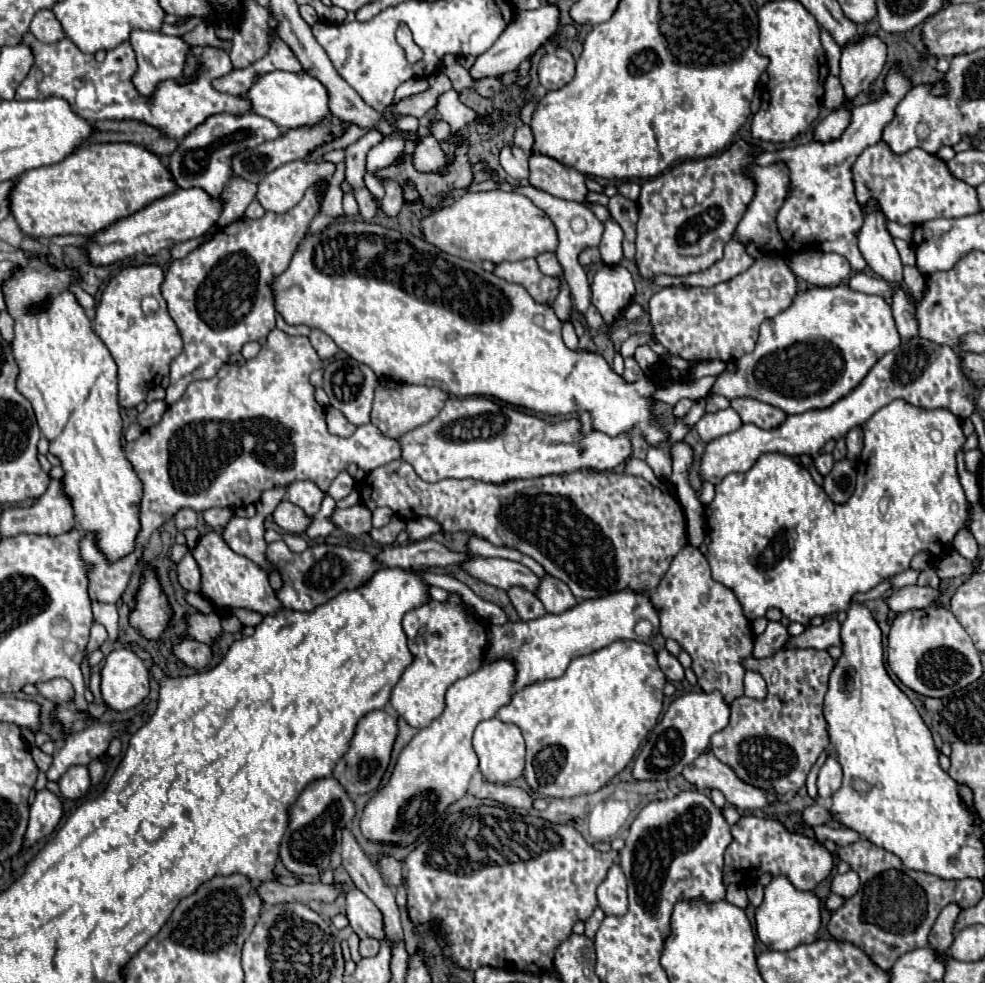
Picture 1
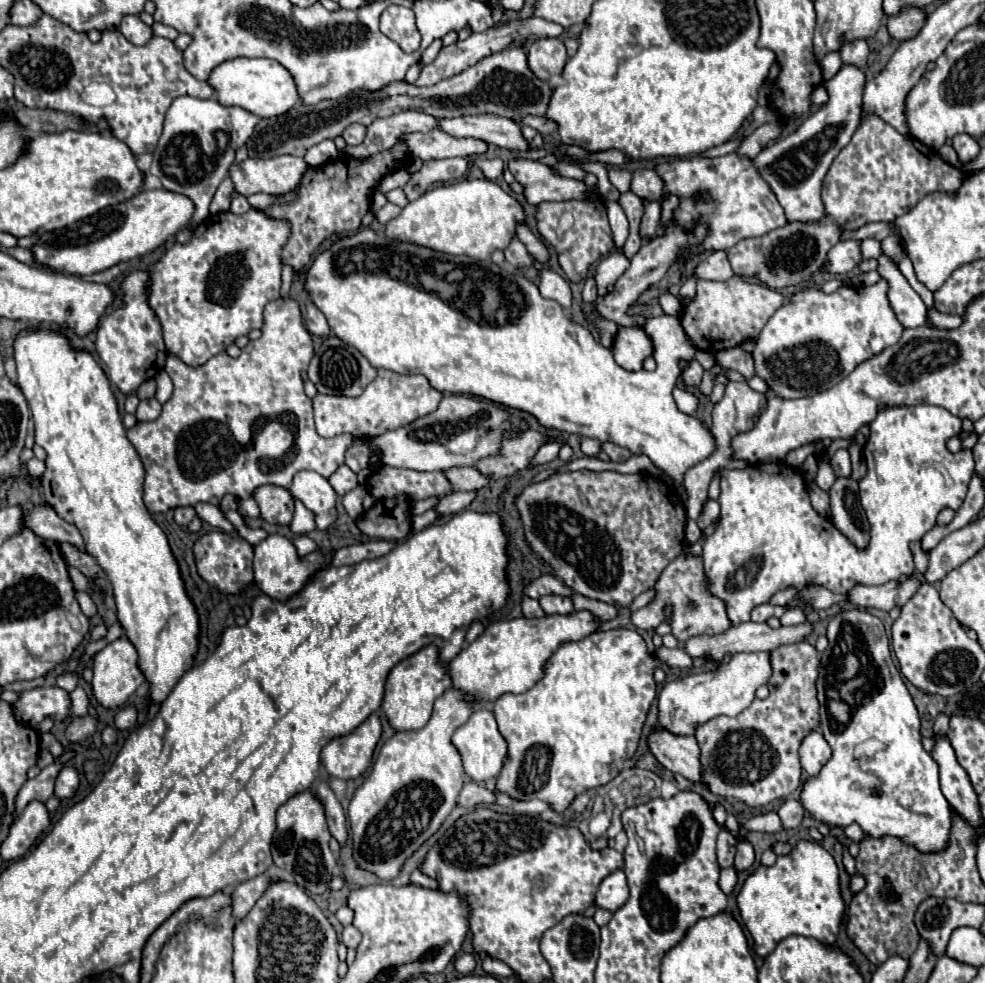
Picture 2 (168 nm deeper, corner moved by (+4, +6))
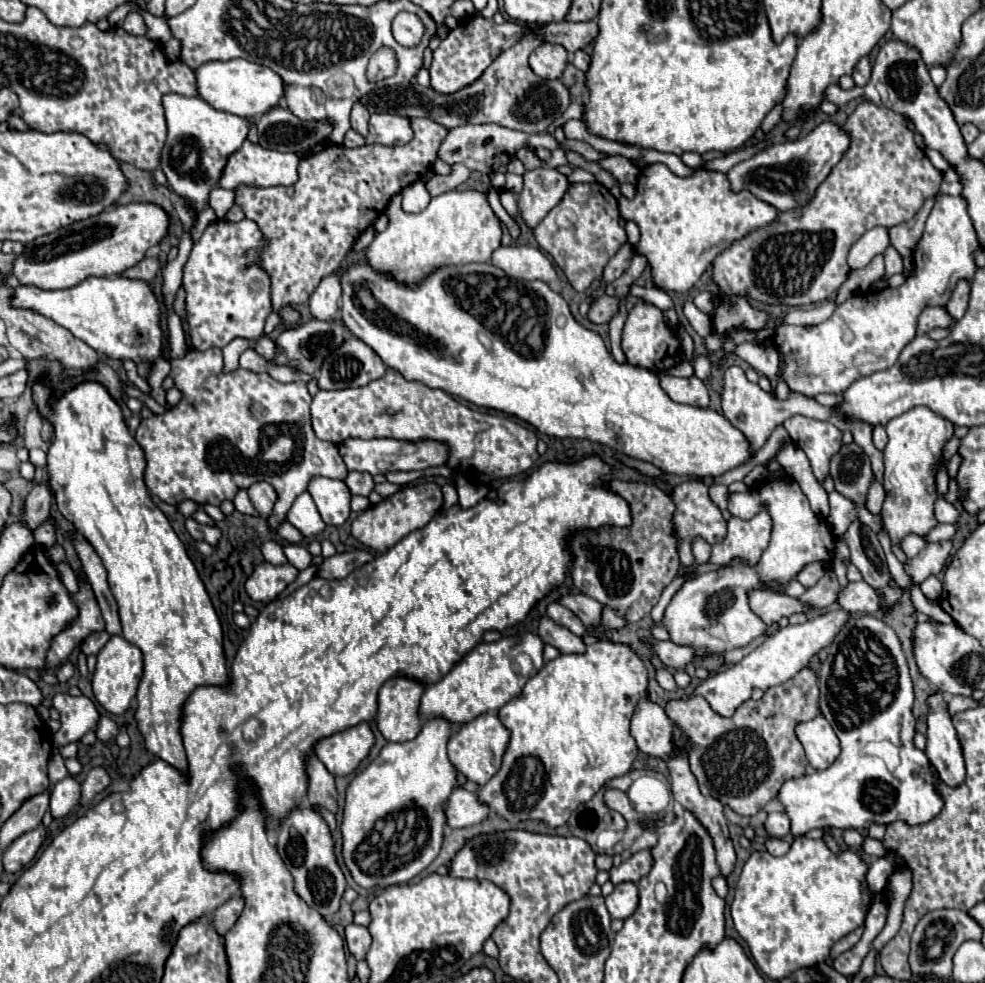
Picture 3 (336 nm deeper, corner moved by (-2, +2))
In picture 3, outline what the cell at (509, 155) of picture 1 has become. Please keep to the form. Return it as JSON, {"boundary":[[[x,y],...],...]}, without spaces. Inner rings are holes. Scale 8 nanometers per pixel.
{"boundary":[[[536,168],[524,174],[524,190],[518,196],[518,210],[524,224],[534,230],[542,218],[562,200],[570,182],[552,168]]]}

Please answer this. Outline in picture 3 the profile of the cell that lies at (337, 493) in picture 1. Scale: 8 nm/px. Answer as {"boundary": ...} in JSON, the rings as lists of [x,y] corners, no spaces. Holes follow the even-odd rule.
{"boundary":[[[348,472],[344,482],[346,482],[346,486],[350,488],[352,494],[368,496],[374,490],[374,478],[368,472]]]}

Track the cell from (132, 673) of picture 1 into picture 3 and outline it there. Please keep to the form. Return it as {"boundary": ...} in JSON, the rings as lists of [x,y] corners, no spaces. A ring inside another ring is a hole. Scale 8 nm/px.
{"boundary":[[[110,636],[110,640],[106,642],[106,646],[98,652],[96,670],[92,674],[92,690],[94,690],[96,700],[108,712],[112,712],[112,714],[124,714],[128,710],[132,698],[136,696],[142,672],[144,672],[144,664],[142,664],[142,652],[140,652],[140,648],[132,646],[122,636]]]}

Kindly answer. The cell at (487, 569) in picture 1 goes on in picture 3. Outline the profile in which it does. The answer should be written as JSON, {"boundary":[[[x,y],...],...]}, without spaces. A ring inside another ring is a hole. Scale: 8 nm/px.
{"boundary":[[[568,594],[562,598],[562,604],[570,608],[586,628],[596,628],[602,620],[602,604],[586,594]]]}

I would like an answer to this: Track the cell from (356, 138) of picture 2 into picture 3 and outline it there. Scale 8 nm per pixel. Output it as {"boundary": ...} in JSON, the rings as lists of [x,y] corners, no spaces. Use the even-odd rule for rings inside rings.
{"boundary":[[[356,102],[356,104],[352,106],[350,124],[352,124],[352,128],[354,128],[356,132],[360,132],[362,136],[368,134],[368,118],[370,118],[370,114],[366,112],[364,104],[362,104],[362,102]]]}

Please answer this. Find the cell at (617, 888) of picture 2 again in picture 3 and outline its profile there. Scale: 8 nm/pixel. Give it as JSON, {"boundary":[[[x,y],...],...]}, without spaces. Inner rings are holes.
{"boundary":[[[622,882],[614,888],[614,892],[606,898],[606,906],[612,918],[626,920],[638,908],[638,888],[632,882]]]}

